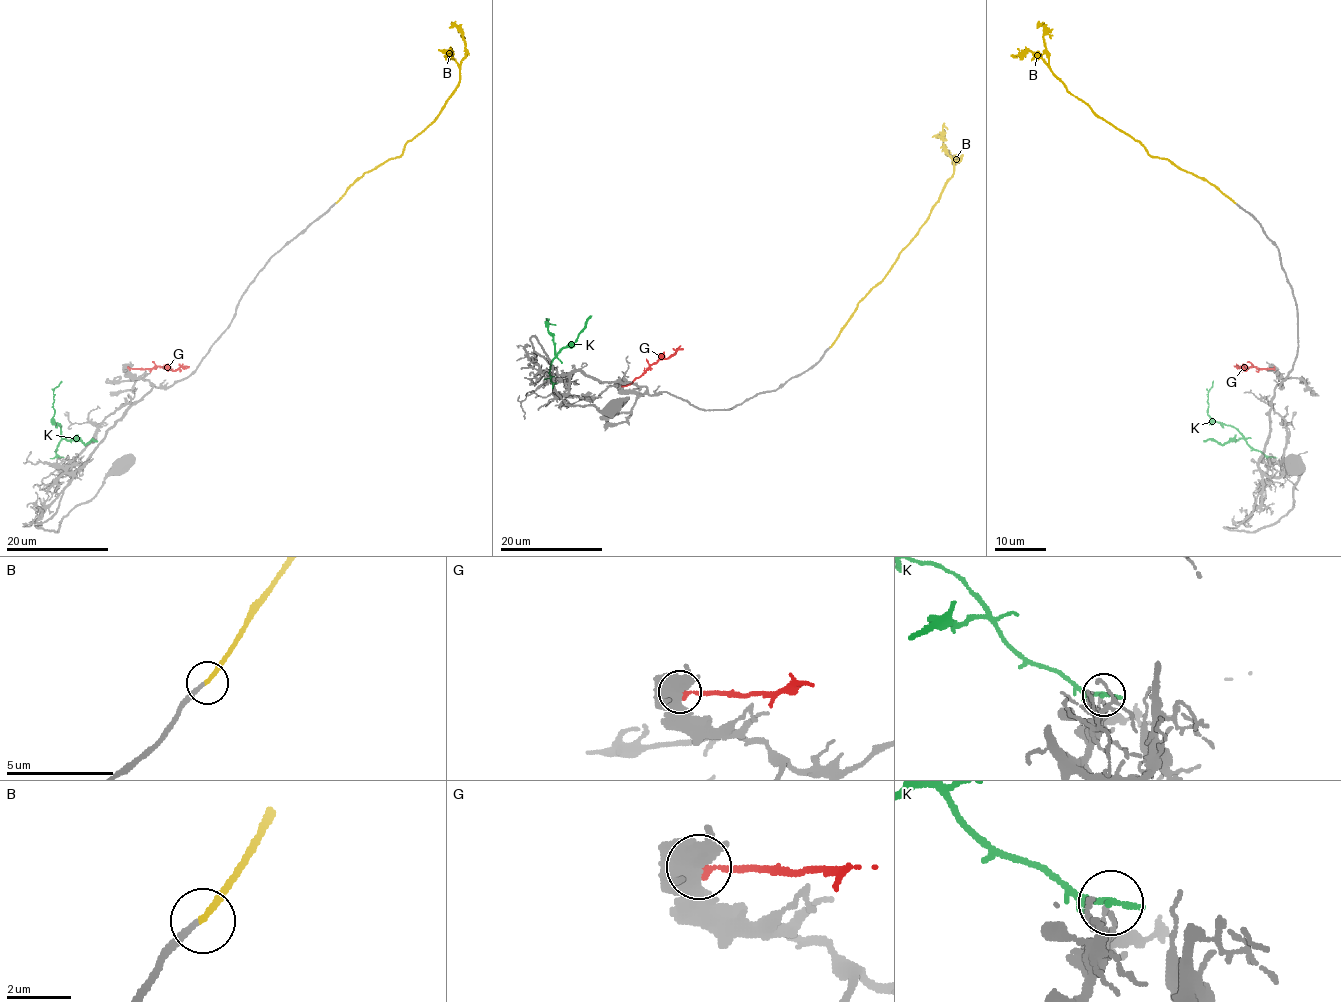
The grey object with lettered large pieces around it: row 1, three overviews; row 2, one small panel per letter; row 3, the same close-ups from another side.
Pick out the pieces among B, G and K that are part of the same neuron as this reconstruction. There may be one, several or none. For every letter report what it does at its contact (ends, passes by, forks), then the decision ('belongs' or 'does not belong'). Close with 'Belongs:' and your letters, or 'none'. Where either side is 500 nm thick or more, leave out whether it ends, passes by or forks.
B: it ends there; belongs
G: does not belong
K: it ends there; does not belong
Belongs: B

